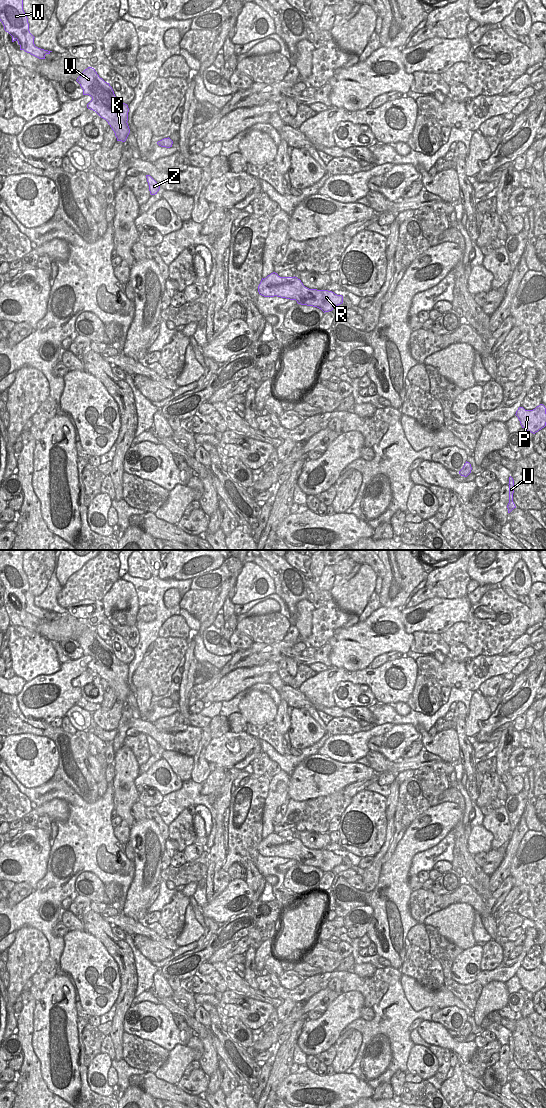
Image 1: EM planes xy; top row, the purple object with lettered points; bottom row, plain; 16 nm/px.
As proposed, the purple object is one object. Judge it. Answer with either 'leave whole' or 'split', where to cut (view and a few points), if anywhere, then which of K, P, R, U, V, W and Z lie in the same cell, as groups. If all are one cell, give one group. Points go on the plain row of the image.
leave whole | no cut | K P R U V W Z

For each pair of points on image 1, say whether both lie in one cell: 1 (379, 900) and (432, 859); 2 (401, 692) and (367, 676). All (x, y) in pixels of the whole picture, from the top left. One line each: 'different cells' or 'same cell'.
1: different cells
2: same cell

